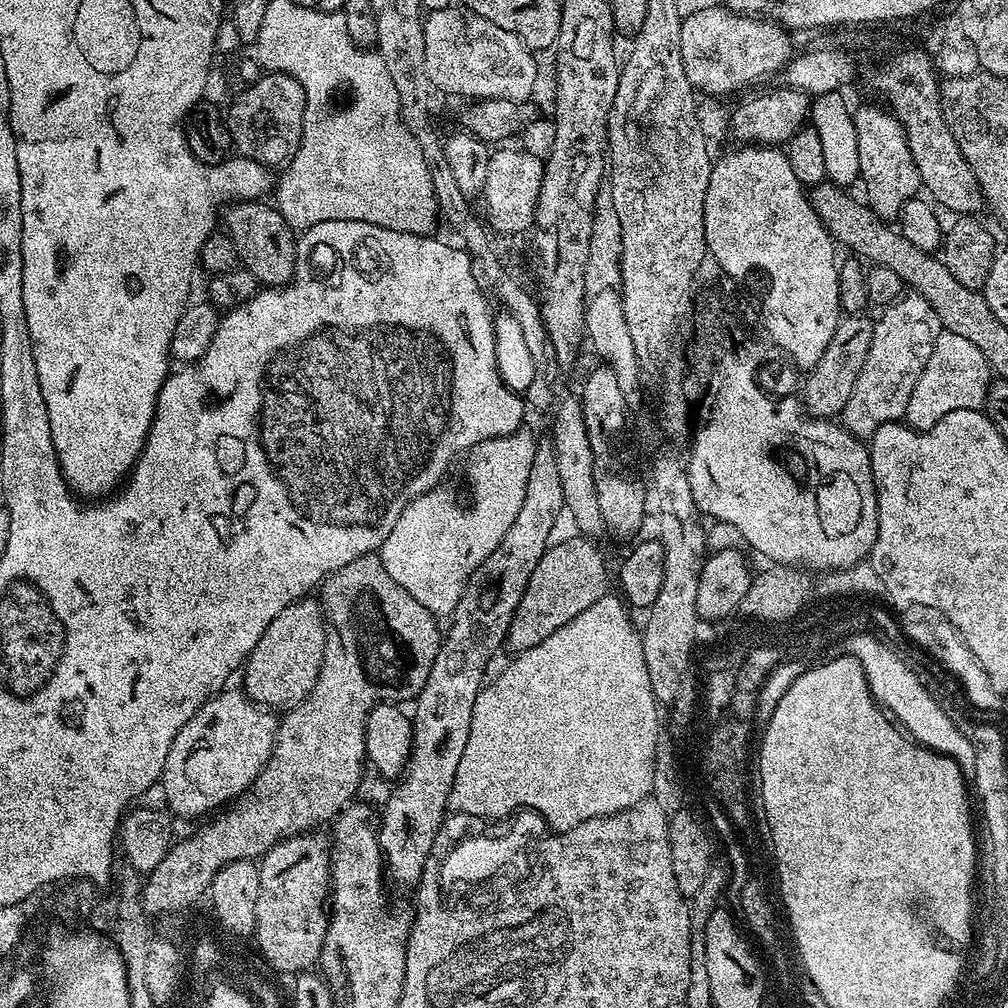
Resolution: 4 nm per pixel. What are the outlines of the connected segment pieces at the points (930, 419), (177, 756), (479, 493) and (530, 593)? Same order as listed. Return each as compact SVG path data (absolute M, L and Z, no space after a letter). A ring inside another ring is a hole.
M941 329L934 351L910 394L904 411L905 423L916 431L924 431L937 427L952 412L981 409L987 401L991 378L992 371L985 356L972 342Z
M232 691L218 692L212 699L207 700L196 711L194 718L190 718L190 722L186 722L182 730L178 730L178 738L174 738L166 754L162 789L164 788L164 800L168 803L167 811L173 817L204 815L207 817L215 813L221 806L247 793L251 789L252 781L268 762L268 756L272 753L276 741L277 717L272 717L275 715L267 707L257 704L243 691Z
M517 430L505 436L494 436L482 440L468 449L468 488L472 491L472 505L469 508L456 508L452 496L437 486L431 492L415 496L402 510L398 522L378 549L380 560L392 578L415 600L422 602L434 614L451 614L458 606L458 598L474 570L486 558L490 550L502 542L502 534L514 522L514 514L522 507L522 494L526 494L526 477L530 474L530 462L534 462L534 450L537 437L532 437L525 430Z
M571 534L565 540L557 539L549 543L548 549L538 558L530 582L514 610L514 618L508 627L506 648L512 654L519 654L546 642L554 630L566 626L587 610L595 600L605 595L608 584L608 564L604 561L604 552L595 539L581 534Z

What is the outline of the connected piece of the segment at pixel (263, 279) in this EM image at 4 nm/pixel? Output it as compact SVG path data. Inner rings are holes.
M242 200L229 205L222 214L225 231L237 248L241 265L248 268L265 287L285 287L296 272L296 234L273 203Z

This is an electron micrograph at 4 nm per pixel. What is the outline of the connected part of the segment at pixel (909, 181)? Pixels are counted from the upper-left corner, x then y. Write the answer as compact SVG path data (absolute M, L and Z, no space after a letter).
M864 104L853 111L854 130L858 133L859 183L864 183L866 203L881 220L892 222L899 217L902 206L921 191L920 175L910 158L908 135L887 107Z

